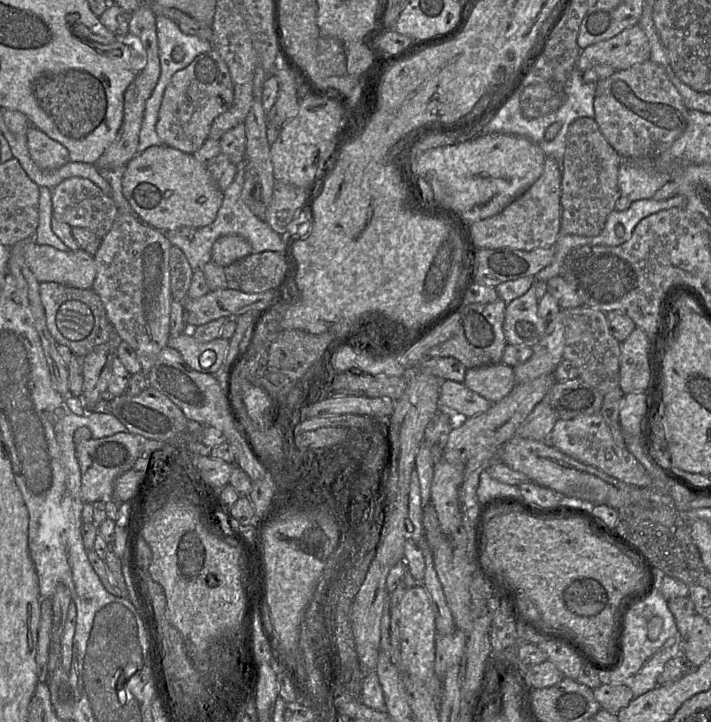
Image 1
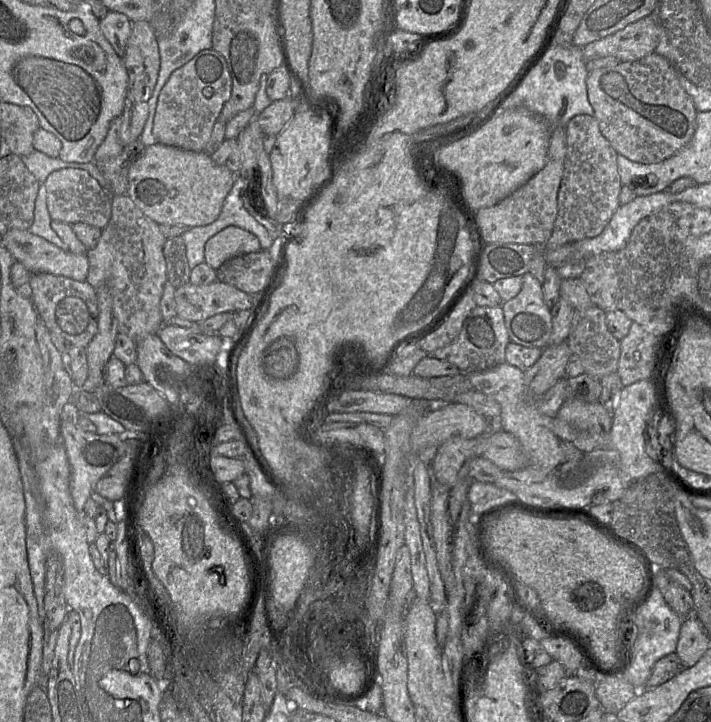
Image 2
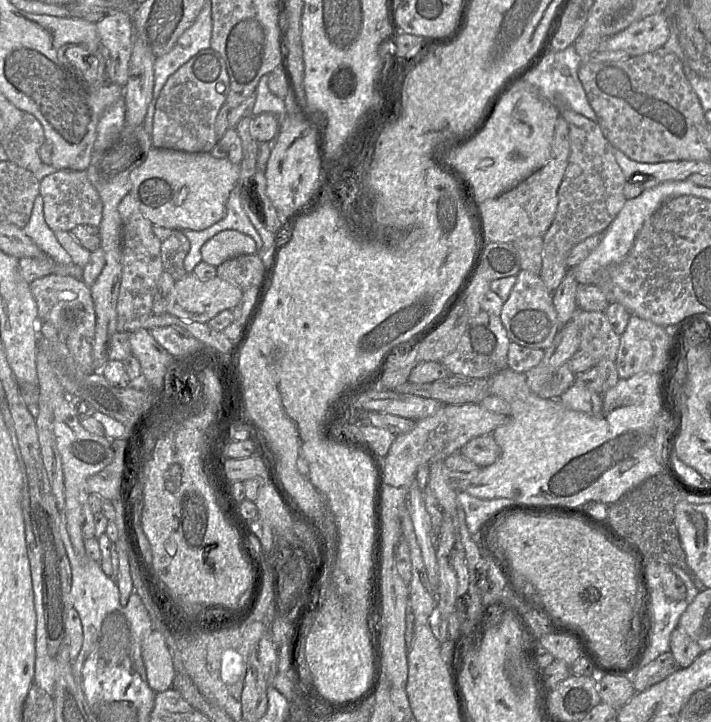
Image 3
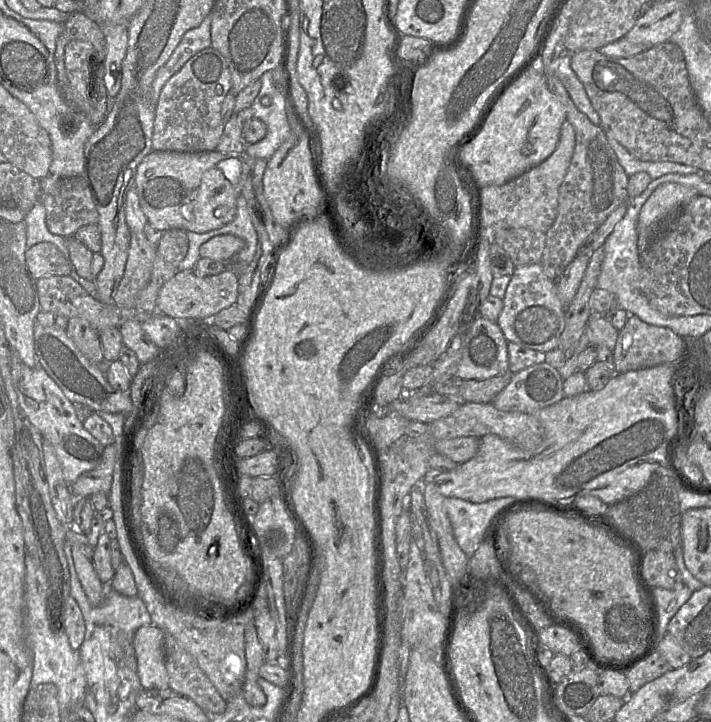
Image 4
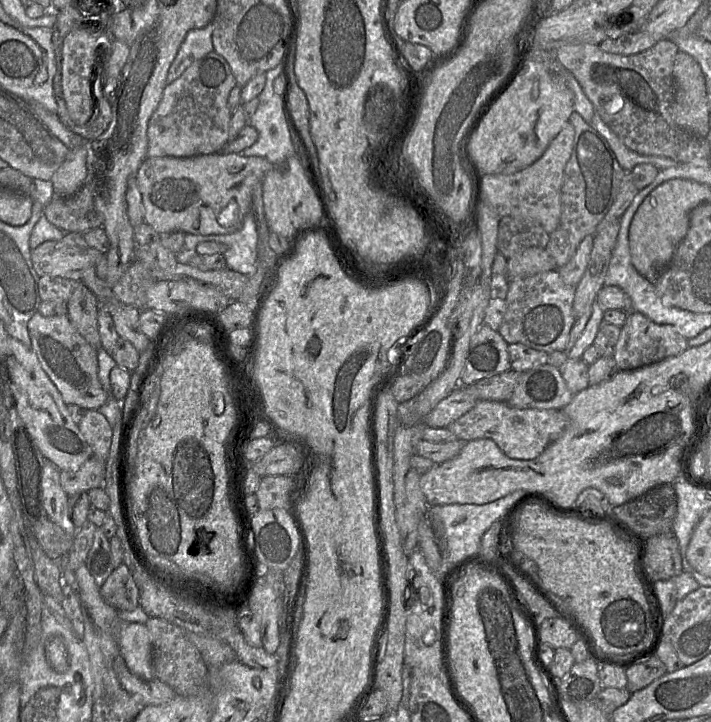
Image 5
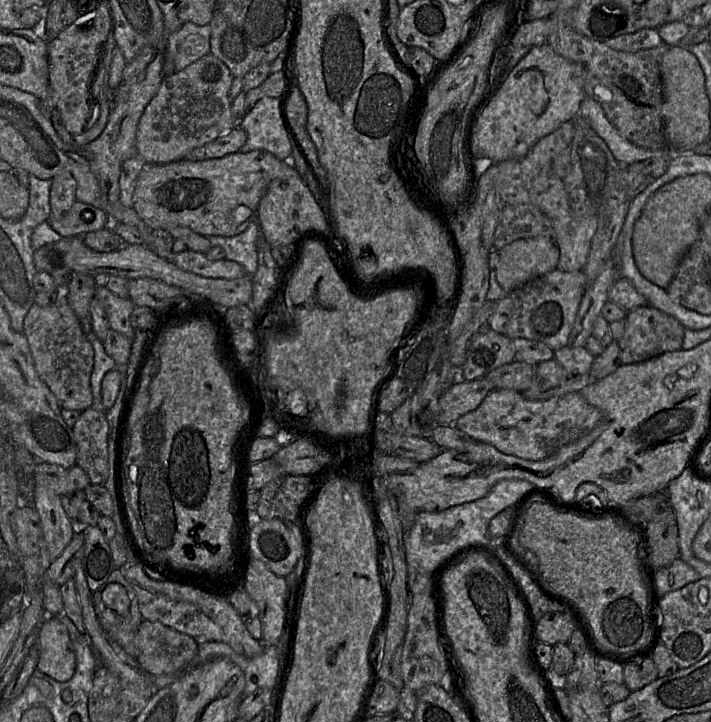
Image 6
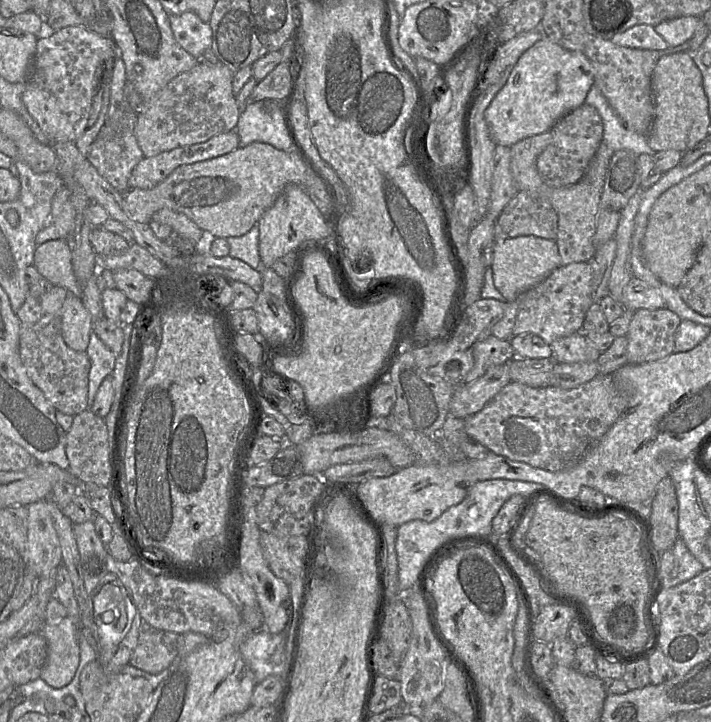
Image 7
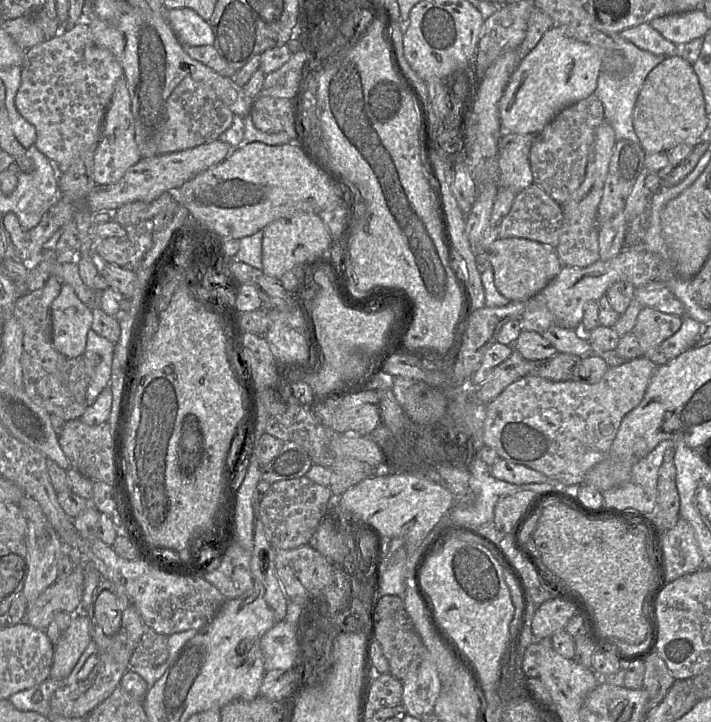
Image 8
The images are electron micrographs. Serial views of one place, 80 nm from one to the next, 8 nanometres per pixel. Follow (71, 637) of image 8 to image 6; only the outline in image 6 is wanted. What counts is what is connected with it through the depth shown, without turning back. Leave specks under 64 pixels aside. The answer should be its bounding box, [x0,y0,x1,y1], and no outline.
[37,615,76,682]

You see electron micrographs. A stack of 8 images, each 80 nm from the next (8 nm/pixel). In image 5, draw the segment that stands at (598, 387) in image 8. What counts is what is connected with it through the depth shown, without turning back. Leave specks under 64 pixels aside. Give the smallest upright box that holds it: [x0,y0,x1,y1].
[447,400,569,460]

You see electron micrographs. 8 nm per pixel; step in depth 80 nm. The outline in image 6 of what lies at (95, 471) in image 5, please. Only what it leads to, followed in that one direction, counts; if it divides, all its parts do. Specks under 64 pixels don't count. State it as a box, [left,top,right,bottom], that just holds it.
[34,462,91,494]

